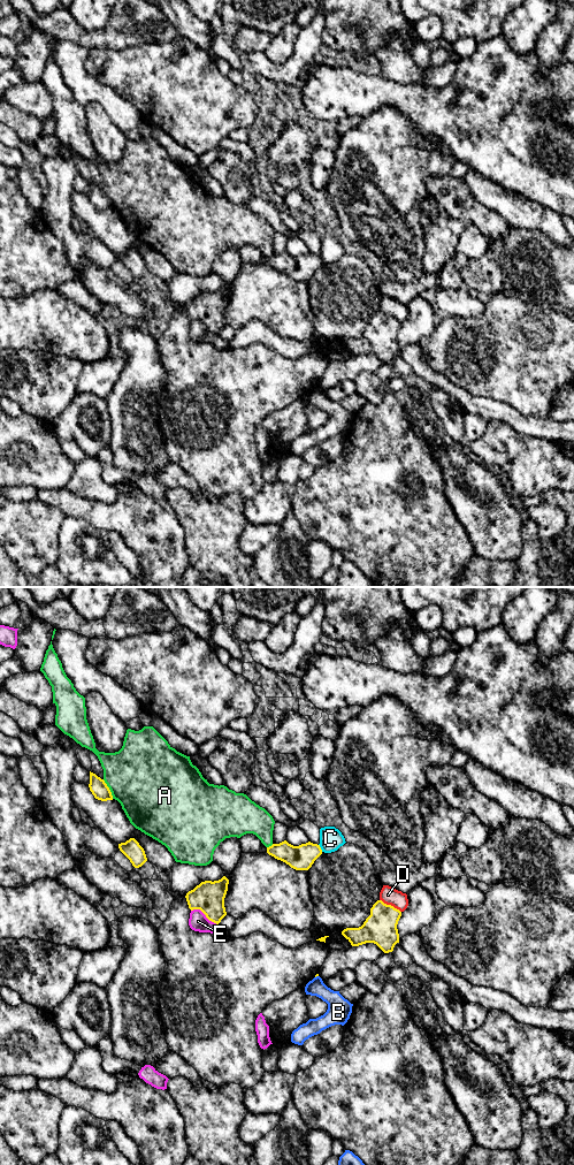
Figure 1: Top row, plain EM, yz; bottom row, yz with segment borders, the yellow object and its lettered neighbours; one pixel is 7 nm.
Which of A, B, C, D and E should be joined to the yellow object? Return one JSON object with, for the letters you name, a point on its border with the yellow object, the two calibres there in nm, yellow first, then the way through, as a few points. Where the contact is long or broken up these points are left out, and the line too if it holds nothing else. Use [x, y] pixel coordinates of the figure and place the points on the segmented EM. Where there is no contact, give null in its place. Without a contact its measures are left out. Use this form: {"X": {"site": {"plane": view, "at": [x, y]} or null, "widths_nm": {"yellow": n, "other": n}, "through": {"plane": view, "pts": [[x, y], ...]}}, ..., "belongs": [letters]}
{"belongs": []}

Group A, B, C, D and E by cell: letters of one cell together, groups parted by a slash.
A / B / C / D / E

